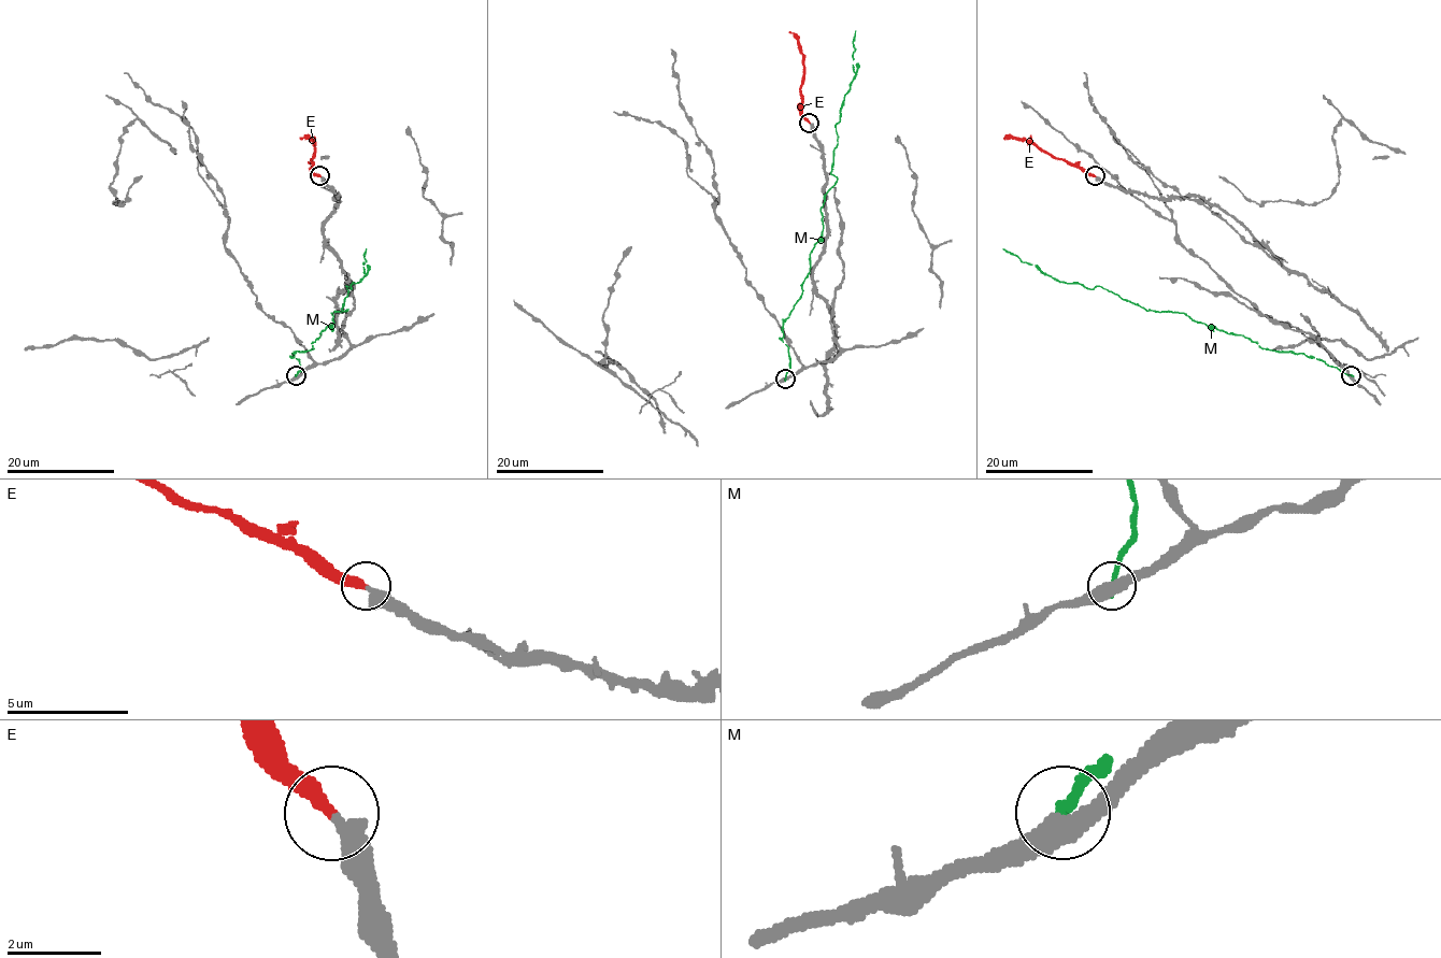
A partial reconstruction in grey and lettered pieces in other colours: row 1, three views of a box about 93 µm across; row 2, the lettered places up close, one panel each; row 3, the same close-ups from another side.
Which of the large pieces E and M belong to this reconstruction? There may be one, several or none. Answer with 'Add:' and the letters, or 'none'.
Add: E

